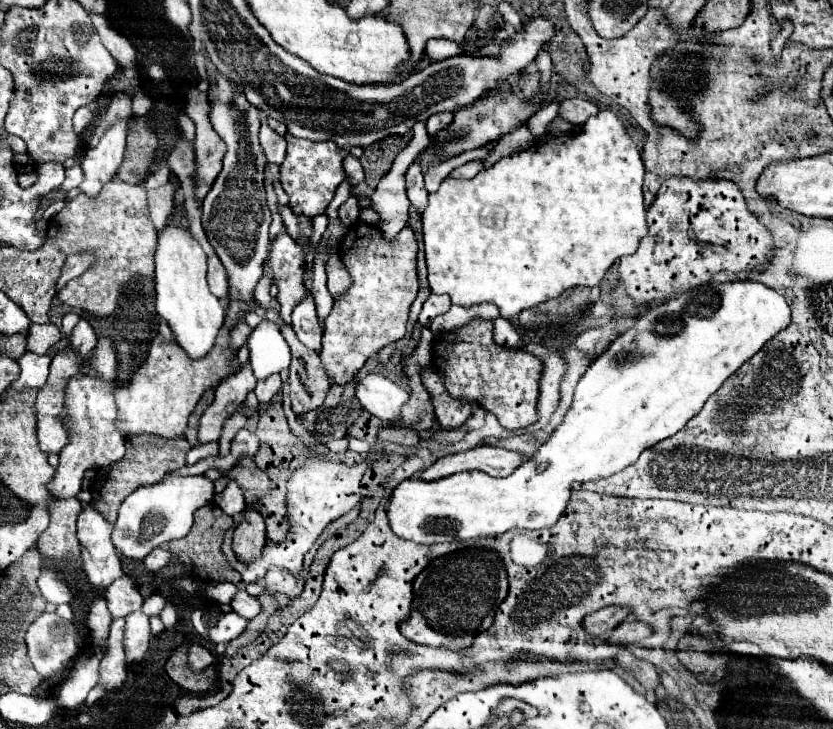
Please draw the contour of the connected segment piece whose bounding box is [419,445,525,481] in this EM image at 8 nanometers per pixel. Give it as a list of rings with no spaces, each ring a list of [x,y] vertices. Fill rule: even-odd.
[[[479,445],[469,451],[445,455],[443,459],[435,461],[431,467],[421,471],[419,479],[421,481],[437,481],[437,479],[449,477],[453,473],[471,471],[471,469],[485,471],[493,477],[503,477],[503,475],[511,475],[511,471],[523,459],[525,459],[523,455],[507,451],[507,449],[499,449],[493,445]]]

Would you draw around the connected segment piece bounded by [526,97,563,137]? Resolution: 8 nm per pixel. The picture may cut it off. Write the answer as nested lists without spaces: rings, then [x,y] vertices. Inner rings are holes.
[[[557,97],[554,103],[543,106],[527,121],[527,127],[537,137],[547,132],[547,125],[558,115],[559,103],[563,98]]]

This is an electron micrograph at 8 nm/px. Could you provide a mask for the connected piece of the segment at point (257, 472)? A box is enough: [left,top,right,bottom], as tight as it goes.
[231,459,271,507]

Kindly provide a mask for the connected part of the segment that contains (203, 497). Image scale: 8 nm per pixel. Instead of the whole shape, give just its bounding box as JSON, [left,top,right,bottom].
[111,475,215,559]

